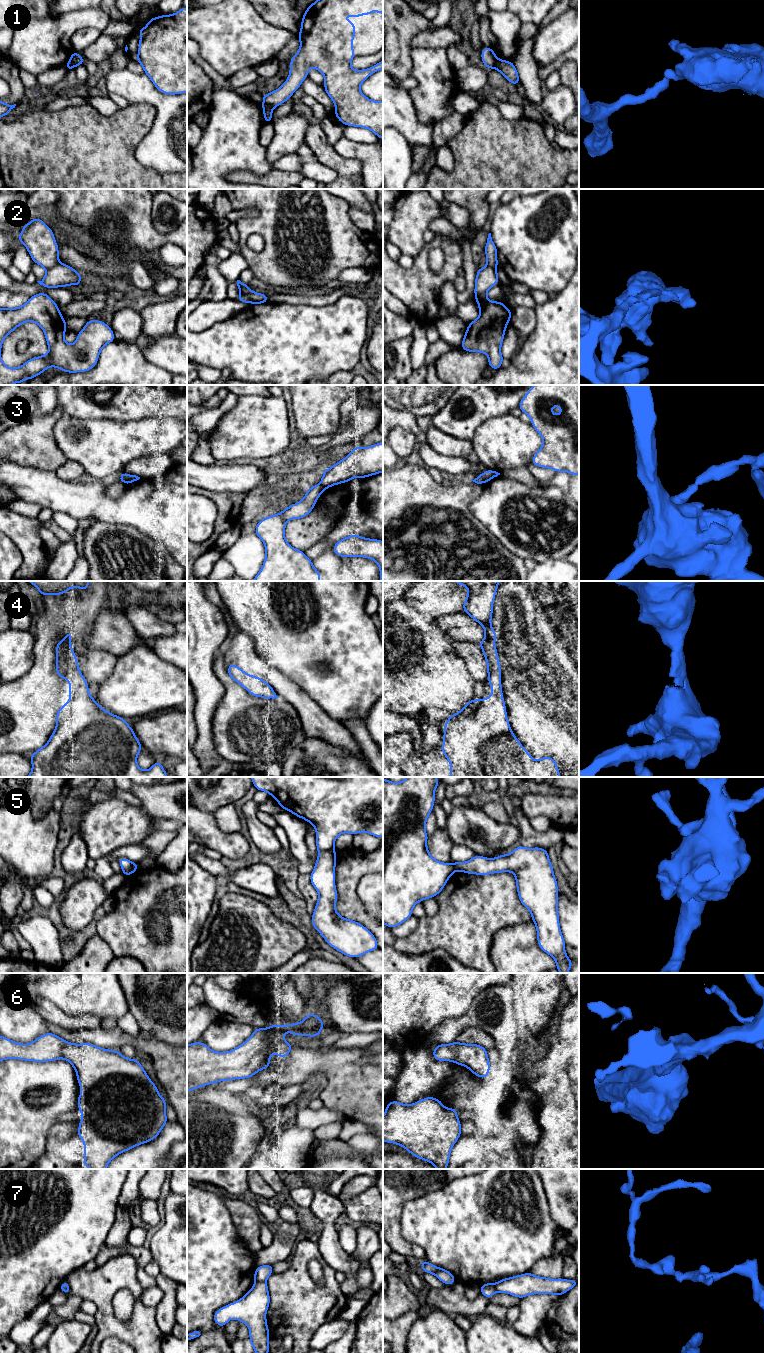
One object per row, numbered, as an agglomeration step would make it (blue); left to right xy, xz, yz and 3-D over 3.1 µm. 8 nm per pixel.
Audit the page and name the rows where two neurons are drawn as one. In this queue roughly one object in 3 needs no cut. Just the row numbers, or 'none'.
1, 2, 3, 5, 7

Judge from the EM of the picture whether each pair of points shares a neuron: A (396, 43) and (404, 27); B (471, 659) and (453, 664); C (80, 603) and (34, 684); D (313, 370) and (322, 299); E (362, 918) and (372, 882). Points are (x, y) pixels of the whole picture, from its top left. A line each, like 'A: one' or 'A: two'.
A: one
B: two
C: one
D: two
E: two

